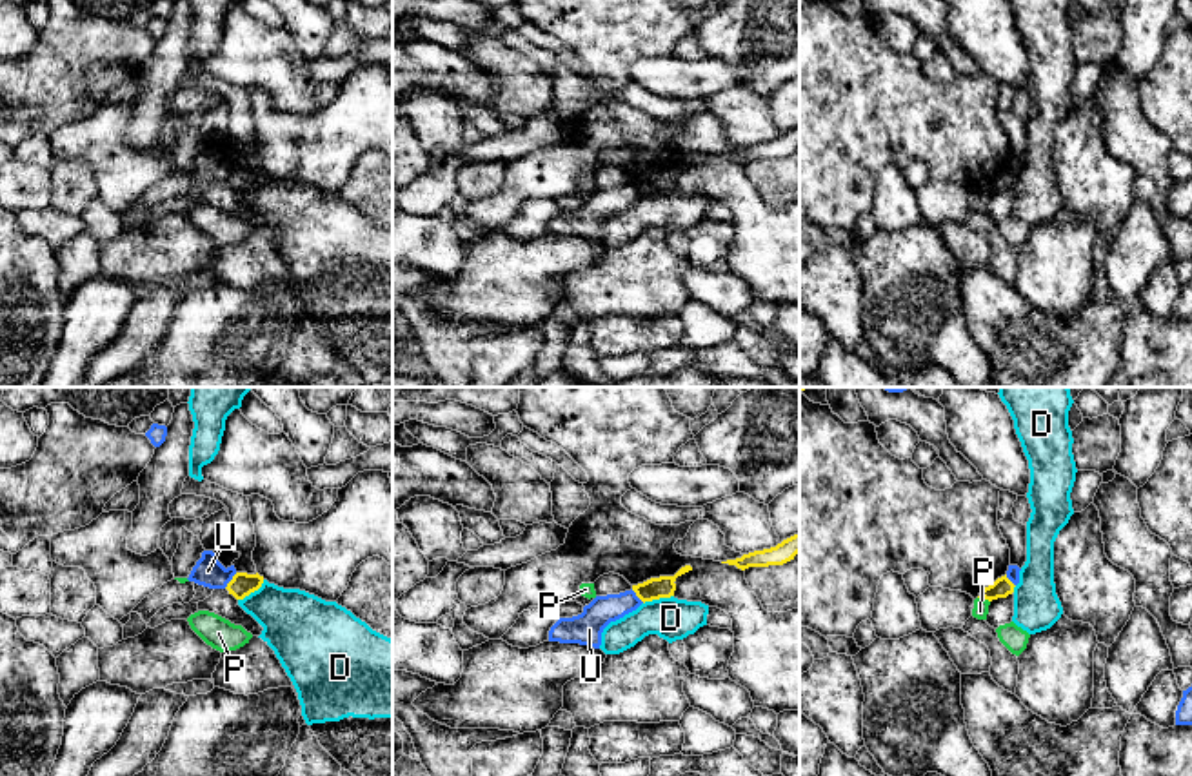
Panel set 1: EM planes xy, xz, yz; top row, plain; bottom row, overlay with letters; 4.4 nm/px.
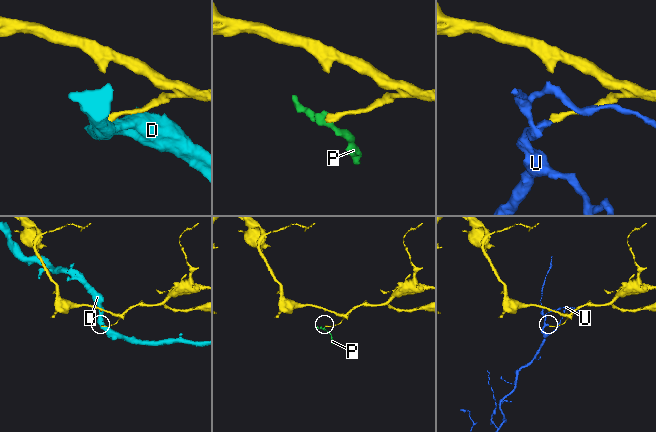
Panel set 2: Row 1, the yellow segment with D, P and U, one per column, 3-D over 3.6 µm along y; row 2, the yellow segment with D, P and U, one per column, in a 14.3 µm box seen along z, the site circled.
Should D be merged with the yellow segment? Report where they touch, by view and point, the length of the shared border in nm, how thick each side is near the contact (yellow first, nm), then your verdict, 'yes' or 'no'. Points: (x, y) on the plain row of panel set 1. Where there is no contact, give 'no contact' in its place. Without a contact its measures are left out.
xz (658, 191) | 140 nm | 100/190 nm | no

